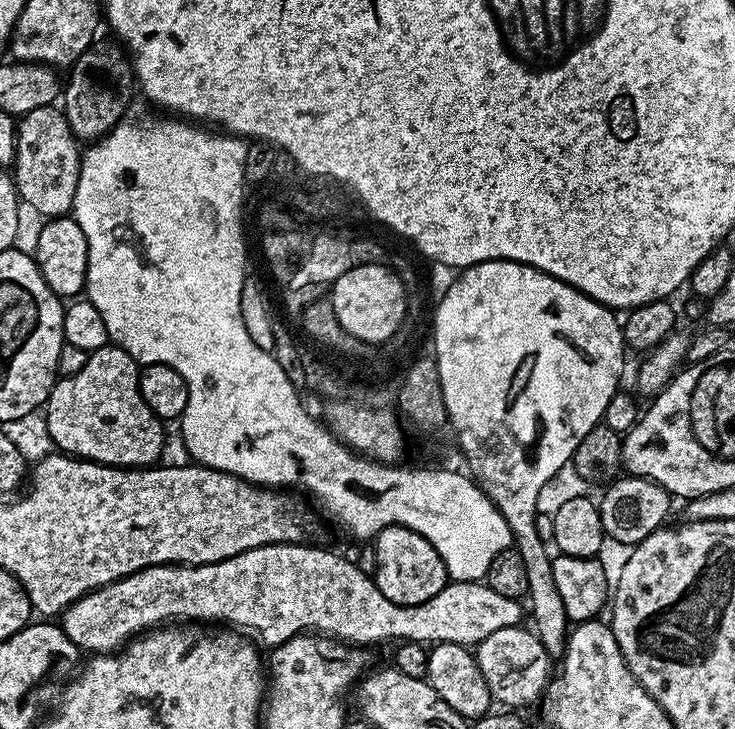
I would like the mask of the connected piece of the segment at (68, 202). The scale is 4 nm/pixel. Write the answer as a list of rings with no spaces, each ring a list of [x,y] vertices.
[[[59,107],[30,110],[19,117],[16,126],[14,183],[17,197],[40,218],[67,216],[72,211],[80,177],[81,145],[71,132],[70,122]]]

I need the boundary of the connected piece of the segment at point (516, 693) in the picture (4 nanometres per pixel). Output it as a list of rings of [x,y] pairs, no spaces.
[[[524,626],[494,630],[490,638],[482,638],[480,644],[475,645],[474,655],[493,701],[497,705],[505,704],[503,707],[508,710],[520,710],[523,704],[532,704],[536,699],[537,703],[545,695],[554,672],[553,661],[539,636],[535,631],[528,629],[527,632]]]

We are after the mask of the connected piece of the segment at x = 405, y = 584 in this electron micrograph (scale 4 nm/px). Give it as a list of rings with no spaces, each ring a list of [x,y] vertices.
[[[395,524],[384,528],[374,537],[376,549],[376,574],[375,582],[378,590],[390,602],[402,606],[414,606],[434,598],[438,590],[442,590],[449,583],[450,577],[438,550],[422,538],[422,534],[414,534],[414,530],[403,528],[401,524]]]

